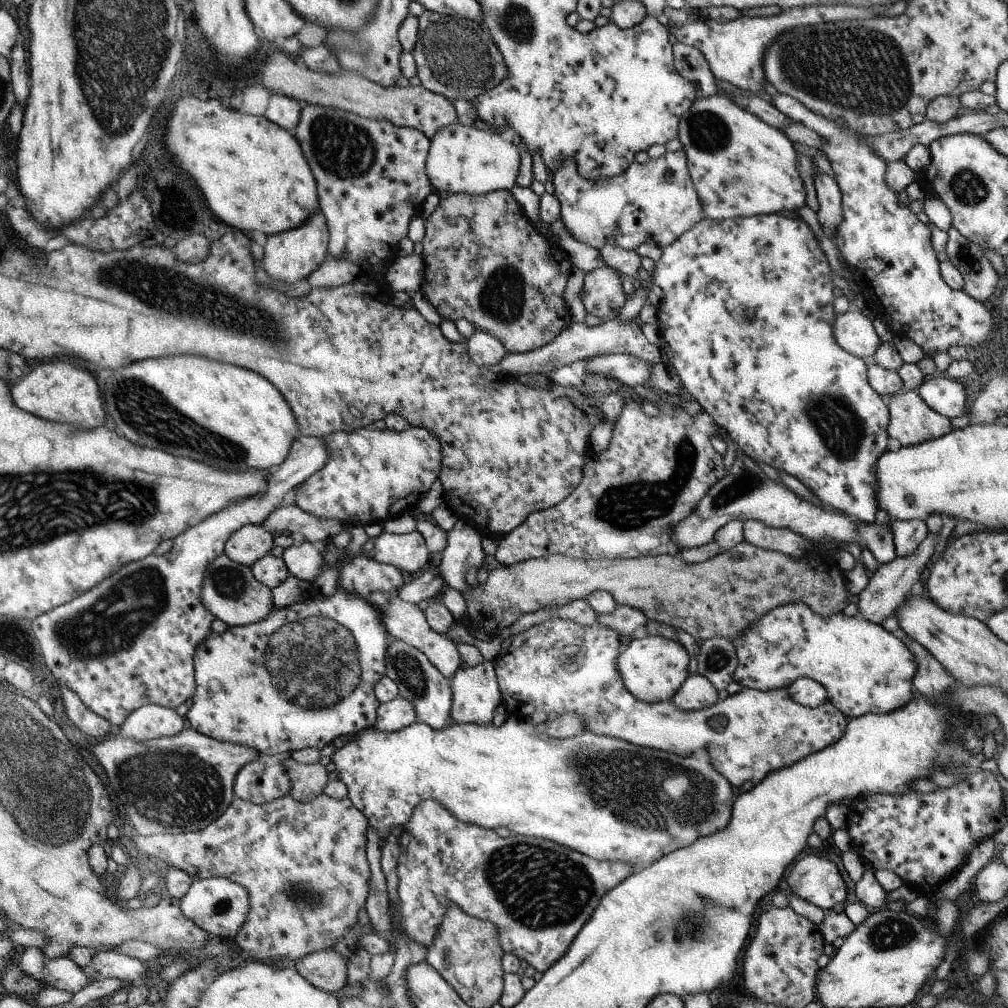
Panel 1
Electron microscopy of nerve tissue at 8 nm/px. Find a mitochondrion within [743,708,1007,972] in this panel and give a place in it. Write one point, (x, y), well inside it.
(889, 935)

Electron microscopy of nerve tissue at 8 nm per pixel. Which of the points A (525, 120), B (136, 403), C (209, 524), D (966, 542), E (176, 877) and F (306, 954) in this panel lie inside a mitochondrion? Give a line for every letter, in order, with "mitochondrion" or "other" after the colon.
A: other
B: mitochondrion
C: other
D: other
E: other
F: other

